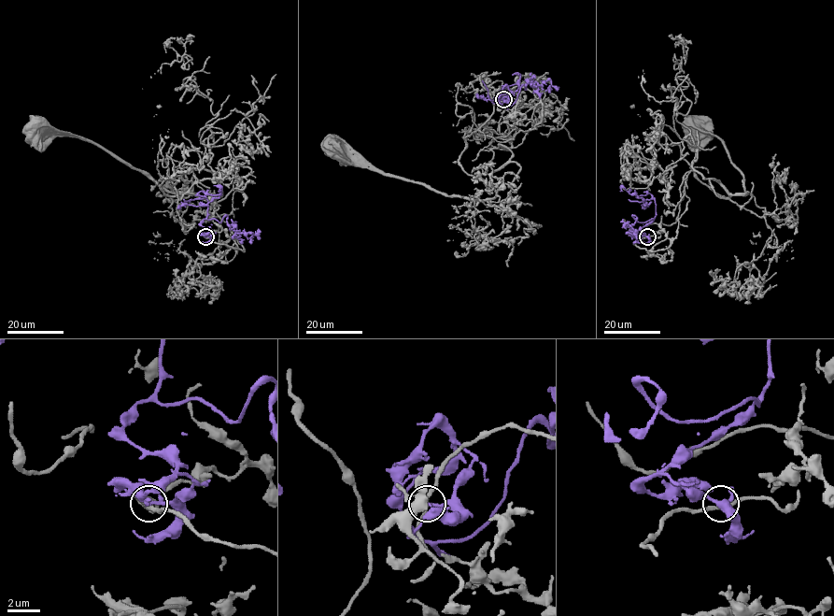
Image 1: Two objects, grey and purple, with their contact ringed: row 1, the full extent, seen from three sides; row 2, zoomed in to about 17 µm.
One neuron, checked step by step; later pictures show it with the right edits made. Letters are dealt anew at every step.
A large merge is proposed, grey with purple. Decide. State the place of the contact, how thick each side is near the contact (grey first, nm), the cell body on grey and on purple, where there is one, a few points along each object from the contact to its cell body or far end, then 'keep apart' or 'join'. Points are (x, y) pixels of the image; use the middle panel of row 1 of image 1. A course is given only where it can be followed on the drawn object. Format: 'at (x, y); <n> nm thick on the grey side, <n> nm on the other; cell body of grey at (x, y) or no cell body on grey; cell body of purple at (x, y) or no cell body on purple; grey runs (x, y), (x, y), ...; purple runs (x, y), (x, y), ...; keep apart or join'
at (503, 99); 200 nm thick on the grey side, 190 nm on the other; cell body of grey at (332, 148); no cell body on purple; grey runs (503, 99), (528, 89), (542, 121), (508, 140), (465, 137), (459, 164), (493, 198), (447, 196), (332, 148); purple runs (503, 99), (512, 92), (500, 98), (505, 107), (495, 101), (501, 90), (518, 86), (497, 100), (475, 94); join

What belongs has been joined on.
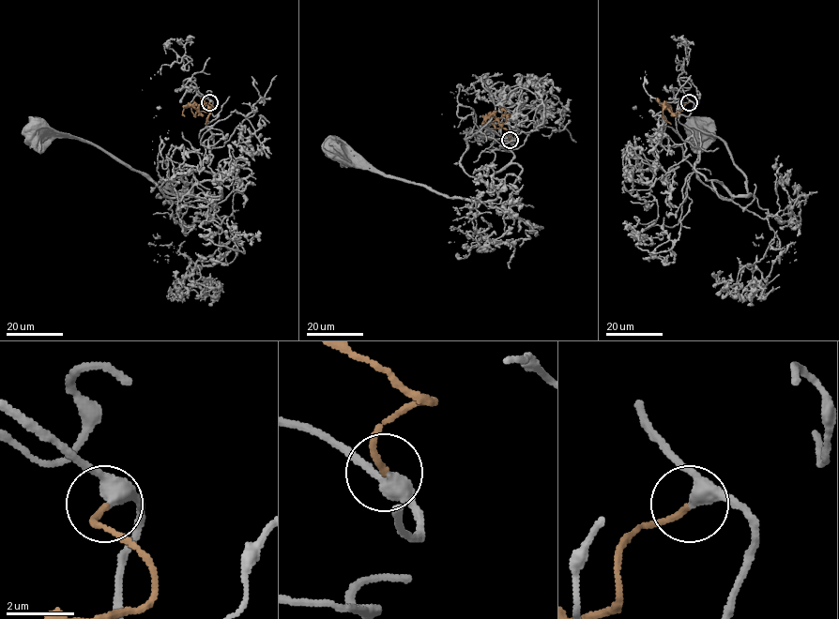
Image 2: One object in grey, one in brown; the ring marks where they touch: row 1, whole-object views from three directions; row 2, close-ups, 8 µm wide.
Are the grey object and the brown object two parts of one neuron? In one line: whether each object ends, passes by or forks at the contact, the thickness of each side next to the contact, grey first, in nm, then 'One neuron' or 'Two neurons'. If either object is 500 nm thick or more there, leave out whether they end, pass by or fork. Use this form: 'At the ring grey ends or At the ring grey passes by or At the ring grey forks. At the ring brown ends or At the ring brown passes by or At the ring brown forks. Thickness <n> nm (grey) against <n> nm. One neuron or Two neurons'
At the ring grey passes by. At the ring brown ends. Thickness 380 nm (grey) against 170 nm. One neuron

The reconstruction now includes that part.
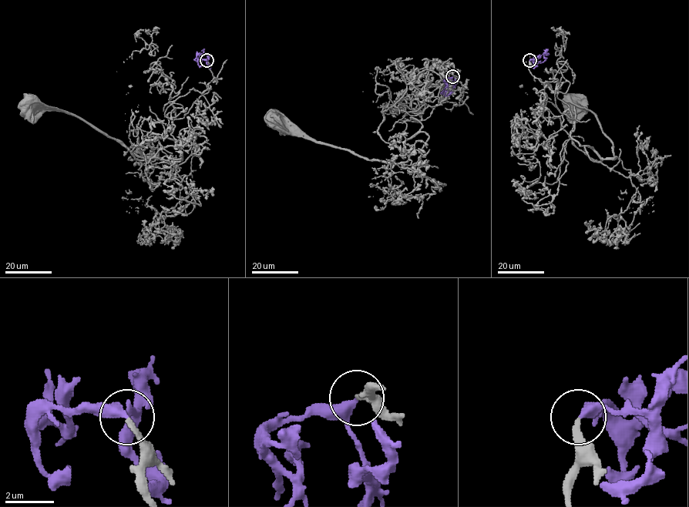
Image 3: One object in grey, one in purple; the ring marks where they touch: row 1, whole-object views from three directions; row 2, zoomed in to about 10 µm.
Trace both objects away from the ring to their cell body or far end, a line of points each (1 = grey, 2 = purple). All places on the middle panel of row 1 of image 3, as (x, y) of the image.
1: (453, 76), (463, 88), (459, 104), (411, 118), (422, 126), (404, 140), (406, 162), (368, 160), (273, 120)
2: (453, 76), (444, 80), (446, 86), (441, 92), (451, 95)

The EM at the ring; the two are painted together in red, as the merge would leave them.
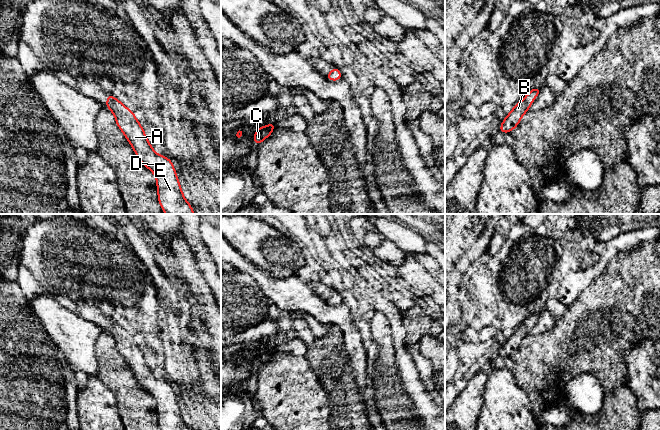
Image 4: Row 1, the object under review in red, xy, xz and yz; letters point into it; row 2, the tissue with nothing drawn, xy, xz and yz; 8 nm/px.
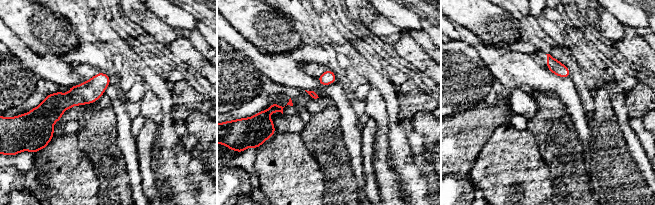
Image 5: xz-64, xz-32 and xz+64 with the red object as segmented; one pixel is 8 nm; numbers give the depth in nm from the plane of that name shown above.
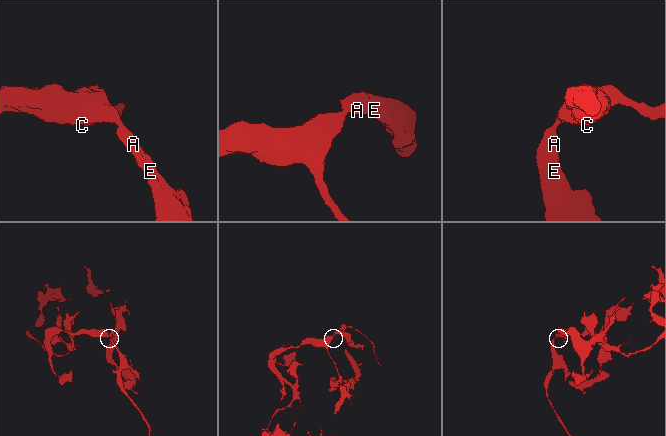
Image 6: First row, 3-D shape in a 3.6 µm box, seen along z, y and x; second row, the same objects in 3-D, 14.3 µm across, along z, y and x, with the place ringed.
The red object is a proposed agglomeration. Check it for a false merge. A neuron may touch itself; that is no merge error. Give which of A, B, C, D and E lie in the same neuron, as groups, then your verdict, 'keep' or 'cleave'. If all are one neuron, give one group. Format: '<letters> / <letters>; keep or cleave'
A B C D E; keep

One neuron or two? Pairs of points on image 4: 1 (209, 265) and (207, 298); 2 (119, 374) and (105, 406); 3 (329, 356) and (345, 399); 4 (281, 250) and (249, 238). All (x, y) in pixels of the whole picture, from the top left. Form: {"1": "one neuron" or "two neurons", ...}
{"1": "two neurons", "2": "two neurons", "3": "one neuron", "4": "one neuron"}

